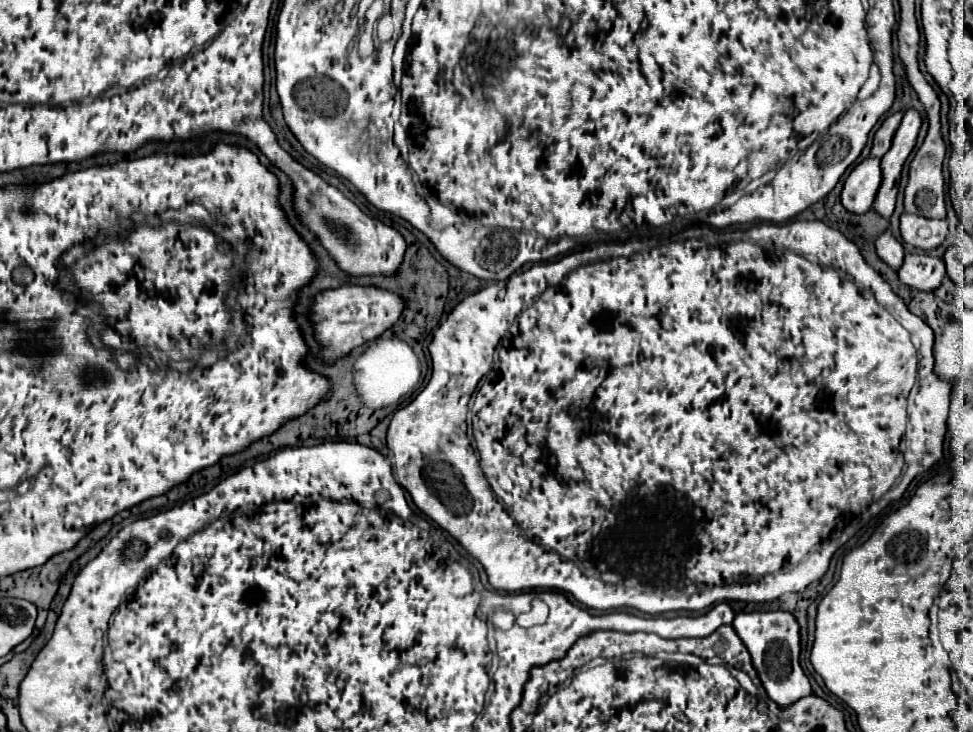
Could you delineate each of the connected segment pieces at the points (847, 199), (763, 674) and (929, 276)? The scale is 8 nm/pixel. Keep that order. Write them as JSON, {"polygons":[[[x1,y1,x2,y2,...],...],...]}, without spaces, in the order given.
{"polygons":[[[867,158,853,168,841,190,841,204,847,212,865,214,871,210,875,194,881,186,881,162]],[[741,612,733,620,733,628,747,646,753,658,753,666,759,672,759,678,773,702,785,708,791,702,811,694,811,684,799,666,801,636,799,624,791,612]],[[907,254,903,266,897,270,899,280,909,288,921,292,935,292,945,276,945,264,929,254]]]}

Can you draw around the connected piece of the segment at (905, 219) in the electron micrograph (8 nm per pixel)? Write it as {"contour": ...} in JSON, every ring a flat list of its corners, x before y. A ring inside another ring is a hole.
{"contour":[[907,212,901,214,899,228,901,228,901,238,907,244,921,248,921,250,937,248,949,232,945,220,929,220,929,218,907,214]]}

